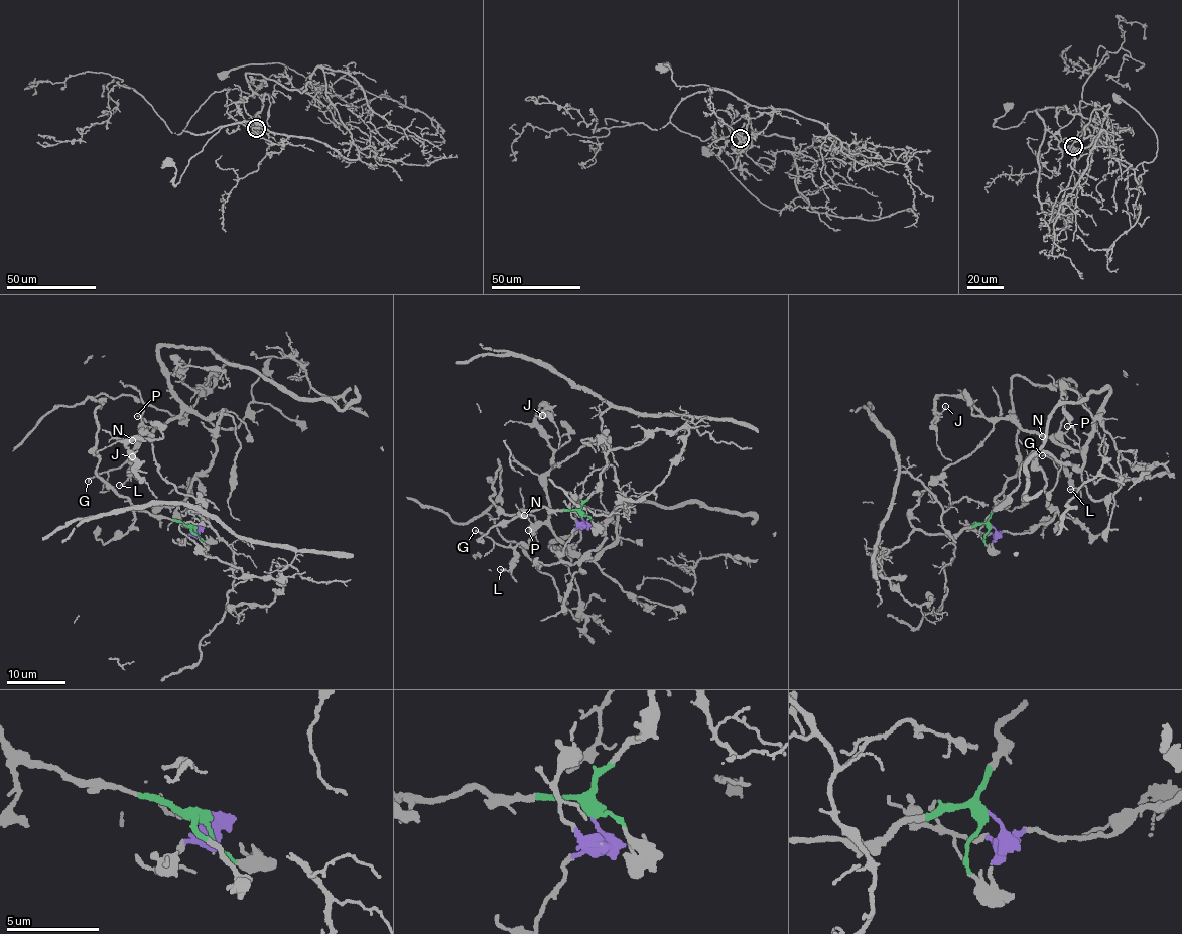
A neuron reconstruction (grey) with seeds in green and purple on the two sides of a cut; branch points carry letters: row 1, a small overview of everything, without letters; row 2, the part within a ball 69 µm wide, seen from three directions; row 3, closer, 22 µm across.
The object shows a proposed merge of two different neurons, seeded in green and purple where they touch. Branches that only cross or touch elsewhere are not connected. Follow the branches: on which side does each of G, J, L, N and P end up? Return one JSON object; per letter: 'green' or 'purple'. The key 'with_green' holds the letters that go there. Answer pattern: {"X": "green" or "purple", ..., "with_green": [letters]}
{"G": "purple", "J": "purple", "L": "purple", "N": "purple", "P": "purple", "with_green": []}

